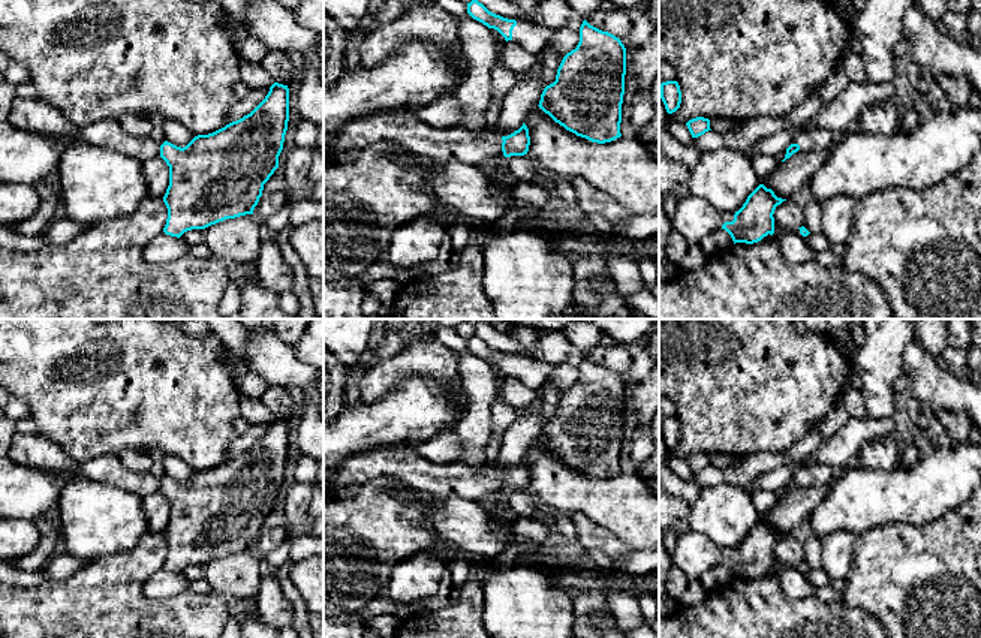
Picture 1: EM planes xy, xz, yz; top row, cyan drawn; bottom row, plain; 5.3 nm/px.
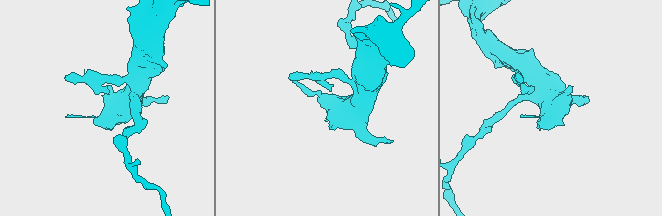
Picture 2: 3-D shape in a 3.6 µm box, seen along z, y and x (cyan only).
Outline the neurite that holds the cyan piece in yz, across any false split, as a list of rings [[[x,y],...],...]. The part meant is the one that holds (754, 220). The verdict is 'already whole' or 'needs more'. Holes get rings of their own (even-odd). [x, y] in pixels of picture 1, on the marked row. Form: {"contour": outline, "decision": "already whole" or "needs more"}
{"contour": [[[759,184],[746,199],[743,207],[735,213],[722,214],[722,229],[725,229],[734,244],[753,244],[768,234],[774,234],[774,210],[783,201],[771,189]]], "decision": "needs more"}

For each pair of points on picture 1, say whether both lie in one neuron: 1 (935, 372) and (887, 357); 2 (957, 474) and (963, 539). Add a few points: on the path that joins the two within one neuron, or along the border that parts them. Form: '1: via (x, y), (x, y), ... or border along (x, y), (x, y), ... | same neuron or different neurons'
1: border along (914, 340), (903, 352), (902, 370) | different neurons
2: border along (965, 500), (930, 521) | different neurons

